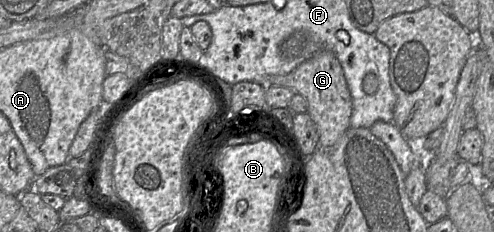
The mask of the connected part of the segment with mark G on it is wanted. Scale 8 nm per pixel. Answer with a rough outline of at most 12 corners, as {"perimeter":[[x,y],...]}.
{"perimeter":[[321,51],[264,86],[308,102],[321,147],[350,128],[352,98],[343,68]]}

